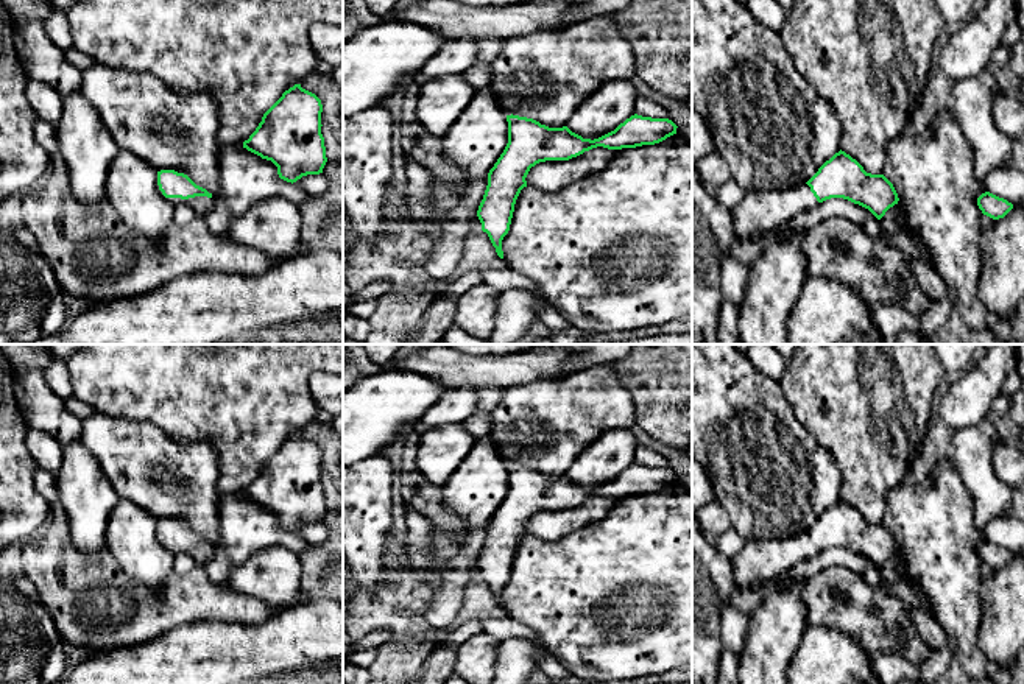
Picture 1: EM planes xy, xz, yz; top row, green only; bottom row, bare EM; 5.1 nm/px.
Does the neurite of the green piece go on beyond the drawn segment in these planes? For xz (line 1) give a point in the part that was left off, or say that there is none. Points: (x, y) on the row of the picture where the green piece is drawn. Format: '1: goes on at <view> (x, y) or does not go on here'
1: does not go on here

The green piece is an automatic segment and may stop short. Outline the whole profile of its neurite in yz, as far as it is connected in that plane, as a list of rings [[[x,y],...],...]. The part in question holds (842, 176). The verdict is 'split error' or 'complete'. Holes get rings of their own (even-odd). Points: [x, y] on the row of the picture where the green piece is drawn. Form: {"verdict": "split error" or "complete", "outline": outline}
{"verdict": "split error", "outline": [[[840,150],[806,184],[786,190],[748,192],[731,210],[734,240],[775,231],[831,198],[859,204],[877,220],[899,201],[893,184],[884,175],[867,173],[856,159]]]}

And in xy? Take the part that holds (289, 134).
{"verdict": "complete", "outline": [[[295,84],[263,114],[243,148],[271,160],[287,182],[320,175],[327,162],[321,112],[321,100]]]}

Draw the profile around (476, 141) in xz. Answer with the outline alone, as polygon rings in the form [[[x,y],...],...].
[[[485,86],[443,137],[443,154],[472,182],[488,176],[507,143],[507,117],[489,86]]]

